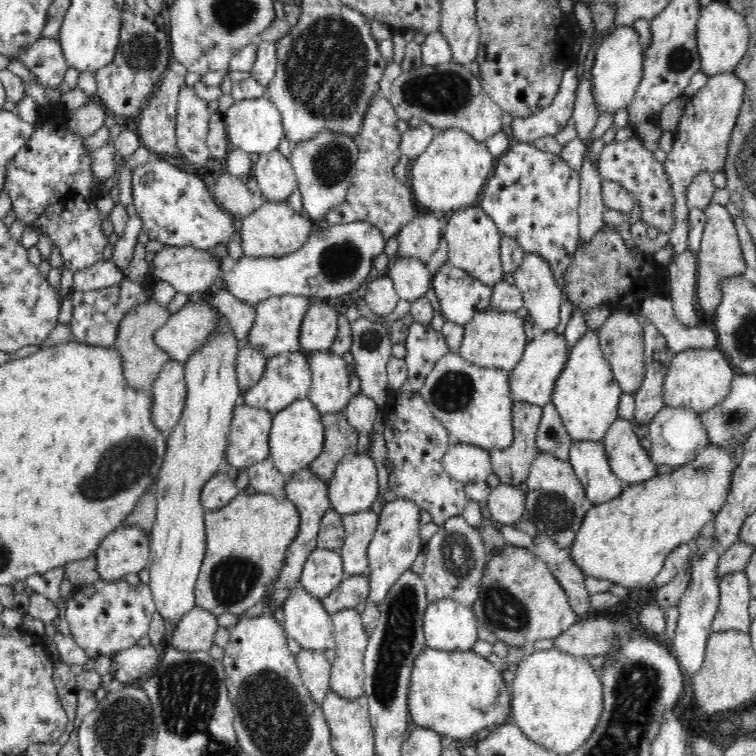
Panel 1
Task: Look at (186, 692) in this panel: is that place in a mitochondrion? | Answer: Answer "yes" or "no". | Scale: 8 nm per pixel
yes

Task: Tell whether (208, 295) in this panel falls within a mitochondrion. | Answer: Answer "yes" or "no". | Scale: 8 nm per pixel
no

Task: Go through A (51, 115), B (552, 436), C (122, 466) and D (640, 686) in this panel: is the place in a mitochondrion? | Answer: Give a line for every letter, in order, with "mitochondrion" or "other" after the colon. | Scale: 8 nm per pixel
A: other
B: mitochondrion
C: mitochondrion
D: mitochondrion

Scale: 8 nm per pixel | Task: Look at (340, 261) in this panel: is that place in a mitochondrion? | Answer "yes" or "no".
yes

